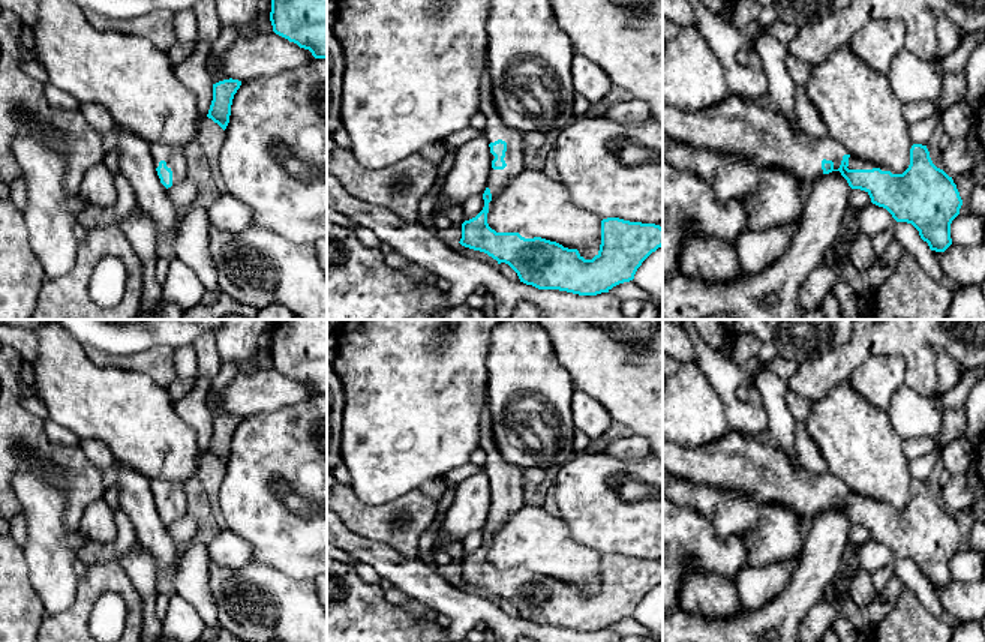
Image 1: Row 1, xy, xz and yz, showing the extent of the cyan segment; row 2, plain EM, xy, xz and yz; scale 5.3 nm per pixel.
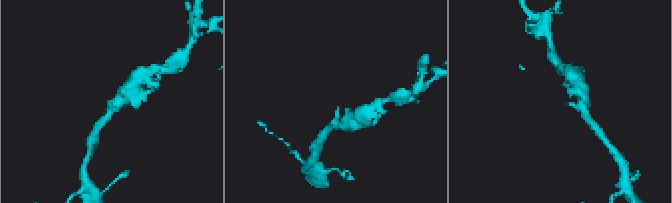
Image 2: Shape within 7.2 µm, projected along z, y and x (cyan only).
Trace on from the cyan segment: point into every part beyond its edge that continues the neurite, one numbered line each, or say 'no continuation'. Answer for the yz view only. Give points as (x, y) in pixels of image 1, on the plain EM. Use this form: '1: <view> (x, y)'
1: yz (733, 462)

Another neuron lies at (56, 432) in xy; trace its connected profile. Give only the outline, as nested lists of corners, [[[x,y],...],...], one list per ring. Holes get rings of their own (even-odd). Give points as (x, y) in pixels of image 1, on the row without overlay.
[[[51,418],[45,422],[45,432],[46,436],[55,444],[78,447],[81,442],[81,438],[73,430],[55,423]]]

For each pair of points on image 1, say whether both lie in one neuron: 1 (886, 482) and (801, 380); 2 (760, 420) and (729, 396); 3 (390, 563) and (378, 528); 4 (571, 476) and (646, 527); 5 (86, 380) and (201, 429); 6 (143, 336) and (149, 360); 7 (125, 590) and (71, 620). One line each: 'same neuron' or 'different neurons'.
1: different neurons
2: same neuron
3: different neurons
4: same neuron
5: different neurons
6: different neurons
7: same neuron

